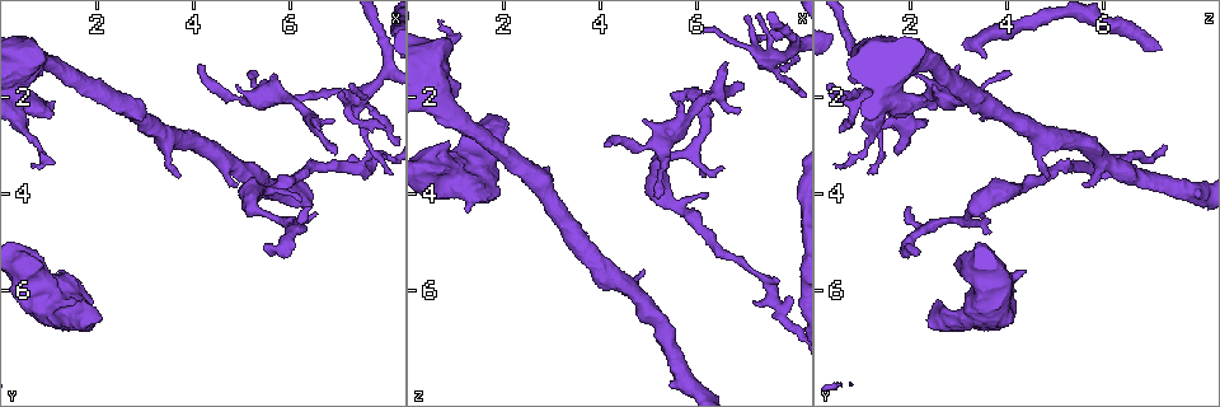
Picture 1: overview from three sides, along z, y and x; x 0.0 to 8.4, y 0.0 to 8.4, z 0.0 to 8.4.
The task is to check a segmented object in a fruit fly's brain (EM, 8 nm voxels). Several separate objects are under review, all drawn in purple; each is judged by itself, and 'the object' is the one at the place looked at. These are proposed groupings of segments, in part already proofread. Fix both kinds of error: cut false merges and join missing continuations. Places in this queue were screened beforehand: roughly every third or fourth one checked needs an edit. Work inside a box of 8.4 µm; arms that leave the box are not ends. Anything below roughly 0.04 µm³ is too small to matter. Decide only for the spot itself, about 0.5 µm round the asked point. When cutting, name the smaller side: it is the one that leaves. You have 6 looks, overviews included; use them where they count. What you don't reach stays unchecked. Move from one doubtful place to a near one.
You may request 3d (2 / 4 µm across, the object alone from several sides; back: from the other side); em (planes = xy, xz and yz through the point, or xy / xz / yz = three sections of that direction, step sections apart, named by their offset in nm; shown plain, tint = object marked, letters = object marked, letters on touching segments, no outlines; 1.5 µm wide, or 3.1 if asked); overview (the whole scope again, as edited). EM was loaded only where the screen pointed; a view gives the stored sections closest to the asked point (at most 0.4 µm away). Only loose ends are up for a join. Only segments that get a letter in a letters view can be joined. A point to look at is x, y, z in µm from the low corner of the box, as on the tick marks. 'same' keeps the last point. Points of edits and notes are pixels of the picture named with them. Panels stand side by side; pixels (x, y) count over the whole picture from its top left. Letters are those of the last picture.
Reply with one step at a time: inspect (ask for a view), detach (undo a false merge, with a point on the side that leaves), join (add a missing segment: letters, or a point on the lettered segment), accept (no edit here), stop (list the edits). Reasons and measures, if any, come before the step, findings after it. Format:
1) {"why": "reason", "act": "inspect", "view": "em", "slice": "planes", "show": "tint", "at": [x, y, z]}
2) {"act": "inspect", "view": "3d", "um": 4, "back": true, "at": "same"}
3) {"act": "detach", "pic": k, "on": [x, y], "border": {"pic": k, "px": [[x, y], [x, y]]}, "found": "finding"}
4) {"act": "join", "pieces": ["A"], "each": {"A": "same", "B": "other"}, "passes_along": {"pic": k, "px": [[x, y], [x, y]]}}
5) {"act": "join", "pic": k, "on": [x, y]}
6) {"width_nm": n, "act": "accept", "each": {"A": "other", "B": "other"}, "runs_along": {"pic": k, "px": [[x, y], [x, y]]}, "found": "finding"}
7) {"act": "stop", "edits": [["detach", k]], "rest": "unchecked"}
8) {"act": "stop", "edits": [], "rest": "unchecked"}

{"why": "free end", "act": "inspect", "view": "em", "slice": "yz", "step": 8, "show": "letters", "at": [7.95, 2.65, 0.65]}

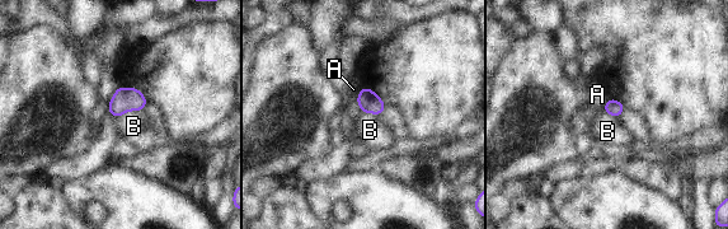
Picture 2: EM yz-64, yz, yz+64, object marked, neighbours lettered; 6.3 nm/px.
{"act": "accept", "each": {"A": "other", "B": "other"}, "border": {"pic": 2, "px": [[142, 110], [128, 110], [117, 118]]}, "found": "no lettered segment goes on from it"}

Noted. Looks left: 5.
{"why": "branch stops here", "act": "inspect", "view": "3d", "um": 2, "at": [1.10, 2.05, 2.45]}

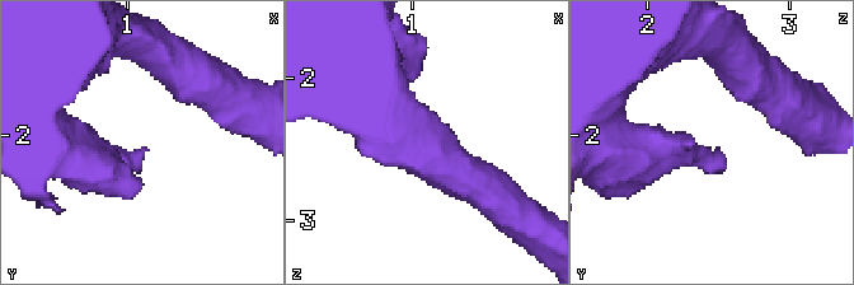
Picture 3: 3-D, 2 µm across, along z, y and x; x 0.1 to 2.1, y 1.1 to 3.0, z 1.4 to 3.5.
{"act": "inspect", "view": "em", "slice": "planes", "show": "letters", "at": [1.12, 2.08, 2.48]}

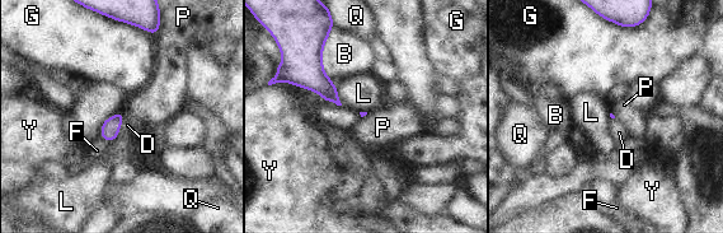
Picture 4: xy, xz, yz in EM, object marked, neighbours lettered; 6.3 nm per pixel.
{"act": "join", "pieces": ["D"], "each": {"B": "other", "D": "same", "F": "other", "G": "other", "L": "other", "P": "other", "Q": "other", "Y": "other"}, "passes_along": {"pic": 4, "px": [[109, 129], [121, 125], [127, 125]]}, "found": "it goes on there"}

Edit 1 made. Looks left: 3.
{"act": "inspect", "view": "overview"}

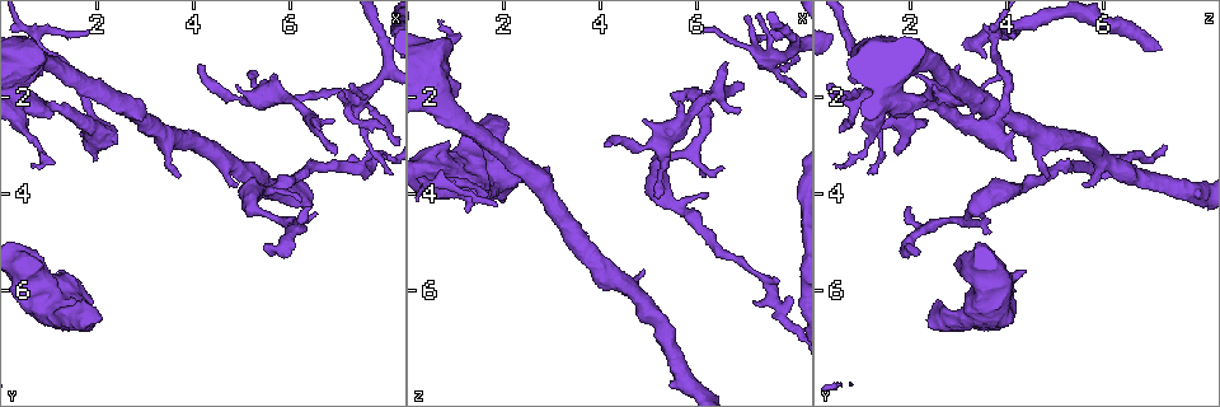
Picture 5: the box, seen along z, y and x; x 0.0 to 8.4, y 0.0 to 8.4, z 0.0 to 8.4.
{"why": "thin end", "act": "inspect", "view": "3d", "um": 4, "at": [4.10, 1.35, 2.95]}

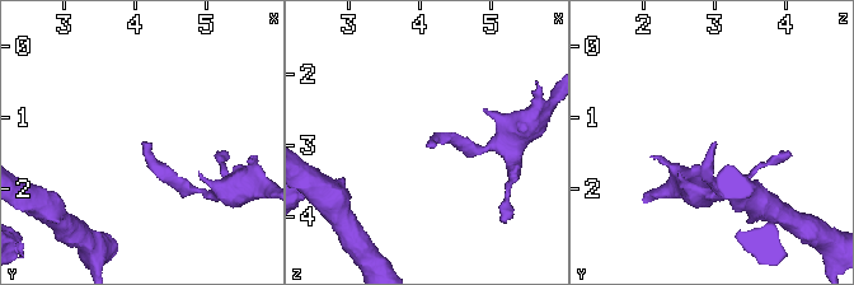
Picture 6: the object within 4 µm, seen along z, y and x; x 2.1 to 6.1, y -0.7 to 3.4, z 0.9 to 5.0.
{"act": "inspect", "view": "em", "slice": "planes", "show": "letters", "at": [4.15, 1.35, 3.00]}

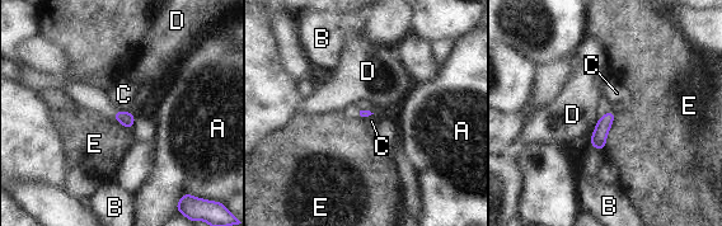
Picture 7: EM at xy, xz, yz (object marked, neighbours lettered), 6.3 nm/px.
{"act": "accept", "each": {"A": "other", "B": "other", "C": "other", "D": "other", "E": "other"}, "border": {"pic": 7, "px": [[120, 109], [134, 113]]}, "found": "no lettered segment goes on from it"}

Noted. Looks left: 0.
{"act": "stop", "edits": [["join", 4]], "rest": "unchecked"}

